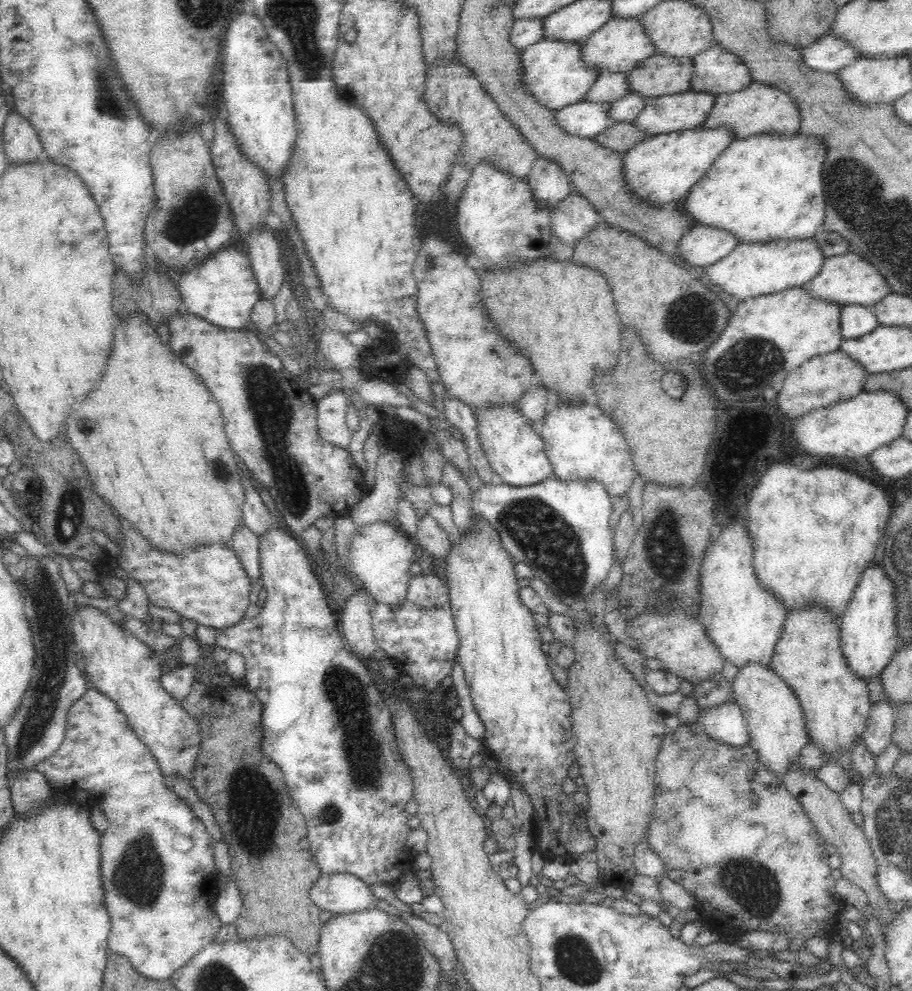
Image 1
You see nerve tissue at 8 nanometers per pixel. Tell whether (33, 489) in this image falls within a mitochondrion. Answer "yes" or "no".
no

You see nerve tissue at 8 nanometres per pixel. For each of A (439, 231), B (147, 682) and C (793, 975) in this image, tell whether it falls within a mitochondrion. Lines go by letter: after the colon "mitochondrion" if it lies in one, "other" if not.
A: mitochondrion
B: other
C: other

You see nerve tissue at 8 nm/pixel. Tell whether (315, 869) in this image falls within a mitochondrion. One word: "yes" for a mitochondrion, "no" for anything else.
no

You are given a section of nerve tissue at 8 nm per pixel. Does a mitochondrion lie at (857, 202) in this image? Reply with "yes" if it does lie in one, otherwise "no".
yes

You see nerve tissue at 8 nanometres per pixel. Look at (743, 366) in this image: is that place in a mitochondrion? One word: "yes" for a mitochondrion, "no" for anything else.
yes

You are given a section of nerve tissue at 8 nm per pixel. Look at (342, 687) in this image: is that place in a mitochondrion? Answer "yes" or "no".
yes

